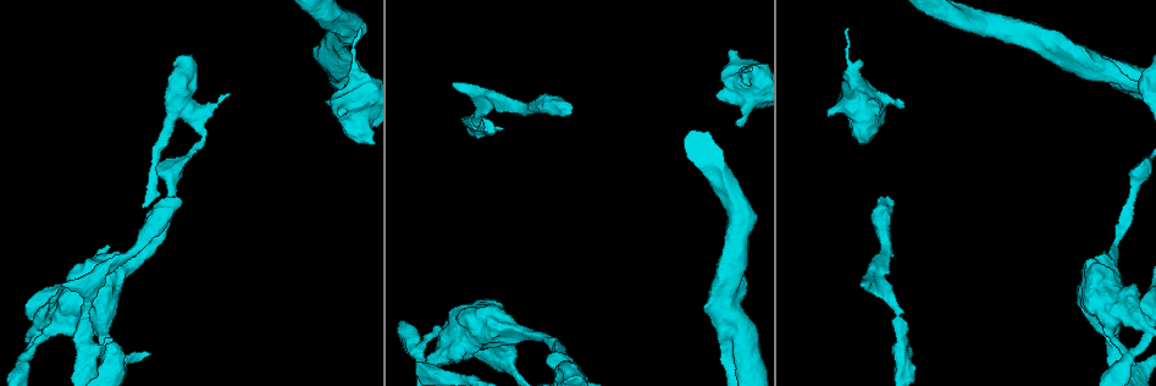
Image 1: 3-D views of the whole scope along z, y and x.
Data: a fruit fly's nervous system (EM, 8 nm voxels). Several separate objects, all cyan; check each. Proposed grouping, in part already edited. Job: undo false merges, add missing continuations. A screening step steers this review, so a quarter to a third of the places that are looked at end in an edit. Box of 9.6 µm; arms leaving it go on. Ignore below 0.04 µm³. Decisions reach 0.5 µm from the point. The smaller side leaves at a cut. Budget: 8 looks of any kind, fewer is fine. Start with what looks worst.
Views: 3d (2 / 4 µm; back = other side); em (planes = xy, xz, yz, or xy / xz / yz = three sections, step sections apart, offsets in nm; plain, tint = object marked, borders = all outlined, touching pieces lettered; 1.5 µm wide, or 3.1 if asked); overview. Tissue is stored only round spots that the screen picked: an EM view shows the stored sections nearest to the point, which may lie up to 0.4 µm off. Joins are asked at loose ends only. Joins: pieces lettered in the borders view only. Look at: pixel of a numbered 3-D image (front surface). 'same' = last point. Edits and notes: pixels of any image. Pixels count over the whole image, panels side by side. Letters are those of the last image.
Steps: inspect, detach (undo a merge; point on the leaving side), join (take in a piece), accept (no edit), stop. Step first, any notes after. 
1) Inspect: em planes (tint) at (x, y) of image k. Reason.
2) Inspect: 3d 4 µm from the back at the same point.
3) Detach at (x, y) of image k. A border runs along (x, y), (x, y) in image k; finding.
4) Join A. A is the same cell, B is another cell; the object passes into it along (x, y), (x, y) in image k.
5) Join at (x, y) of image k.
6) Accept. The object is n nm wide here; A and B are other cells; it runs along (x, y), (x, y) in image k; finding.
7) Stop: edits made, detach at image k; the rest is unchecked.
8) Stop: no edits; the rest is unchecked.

Inspect: em xz step 4 (borders) at (862, 286) of image 1. Branch stops here.

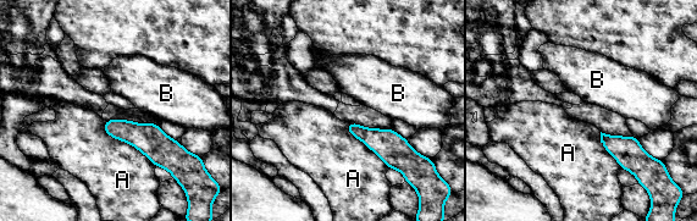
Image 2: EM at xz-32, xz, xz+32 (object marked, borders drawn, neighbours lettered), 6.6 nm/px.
Inspect: em planes (borders) at the same point.

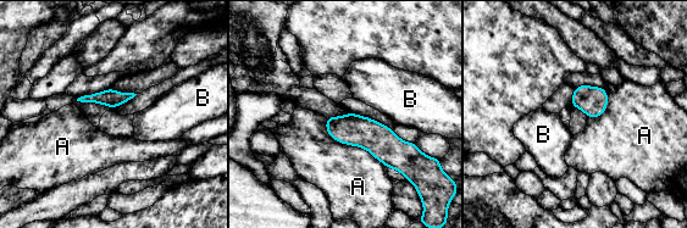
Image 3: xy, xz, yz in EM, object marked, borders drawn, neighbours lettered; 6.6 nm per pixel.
Accept. The longest contact is with A, 550 nm; A and B are other cells; a border runs along (323, 117), (332, 138), (387, 168) in image 3; no lettered piece goes on from it.

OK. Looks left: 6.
Inspect: 3d 2 µm at (342, 112) of image 1. Stops while still wide.

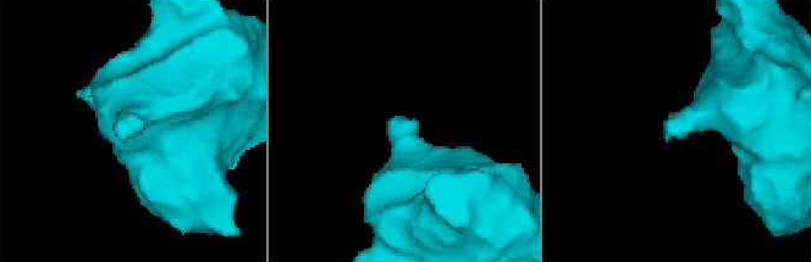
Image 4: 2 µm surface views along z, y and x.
Inspect: em planes (borders) at (131, 134) of image 4. Now the EM.

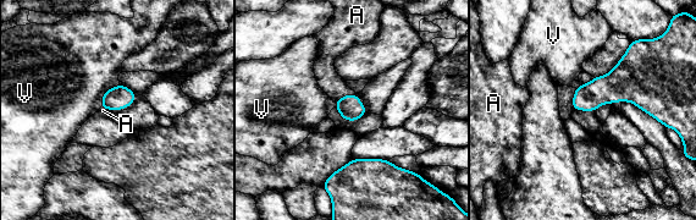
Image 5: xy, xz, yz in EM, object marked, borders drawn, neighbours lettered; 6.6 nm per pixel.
Join A. A is the same cell, V is another cell; the object passes into it along (351, 109), (351, 95), (330, 82) in image 5; it goes on there.

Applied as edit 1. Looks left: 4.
Inspect: overview. See it whole again.

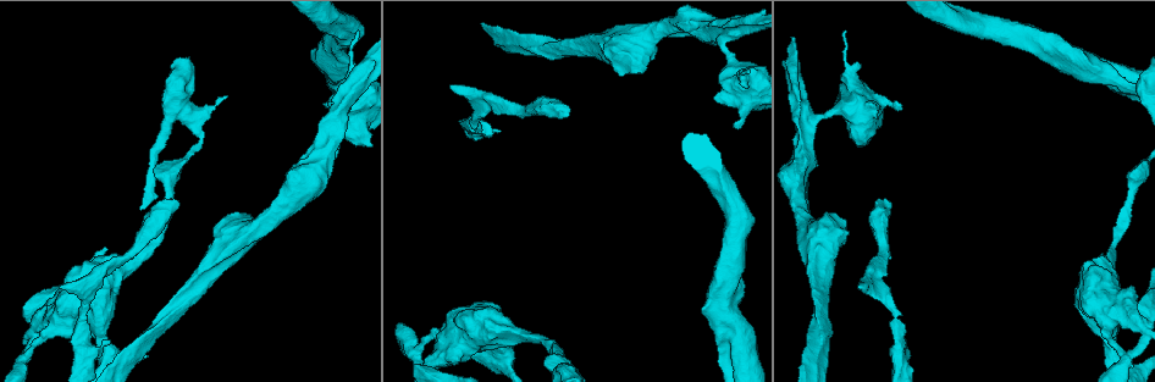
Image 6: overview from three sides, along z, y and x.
Inspect: em planes (plain) at (1142, 325) of image 6. Two arms in line, one across.

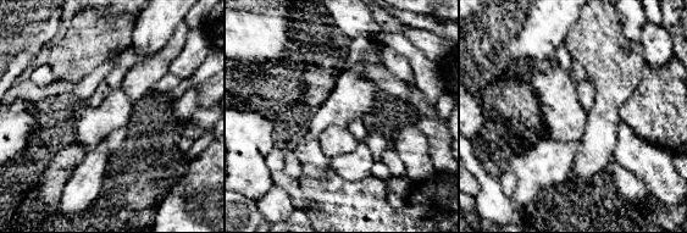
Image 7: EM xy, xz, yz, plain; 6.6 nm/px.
Inspect: em planes (borders) at the same point.

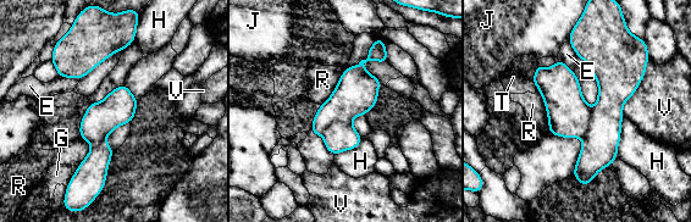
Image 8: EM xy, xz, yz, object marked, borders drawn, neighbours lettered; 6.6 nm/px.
Detach at (338, 137) of image 8. E, G, H, J, R, T and V are other cells; a border runs along (349, 122), (332, 122), (321, 134) in image 8; two cells meet here.

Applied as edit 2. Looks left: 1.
Stop: edits made, join at image 5, detach at image 8; the rest is unchecked.

